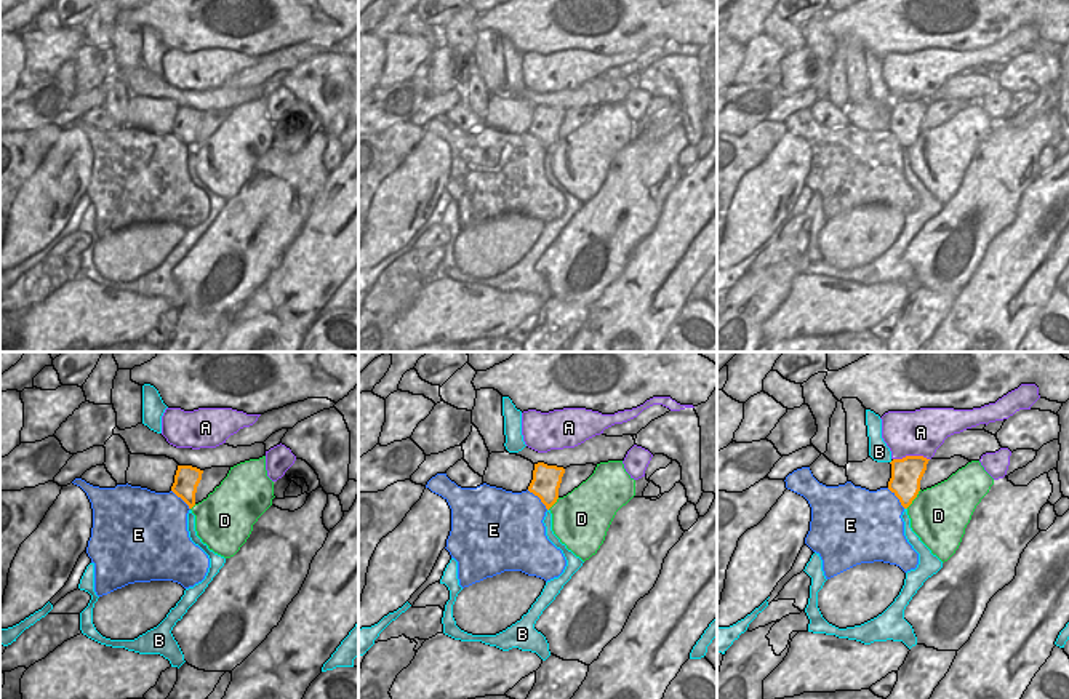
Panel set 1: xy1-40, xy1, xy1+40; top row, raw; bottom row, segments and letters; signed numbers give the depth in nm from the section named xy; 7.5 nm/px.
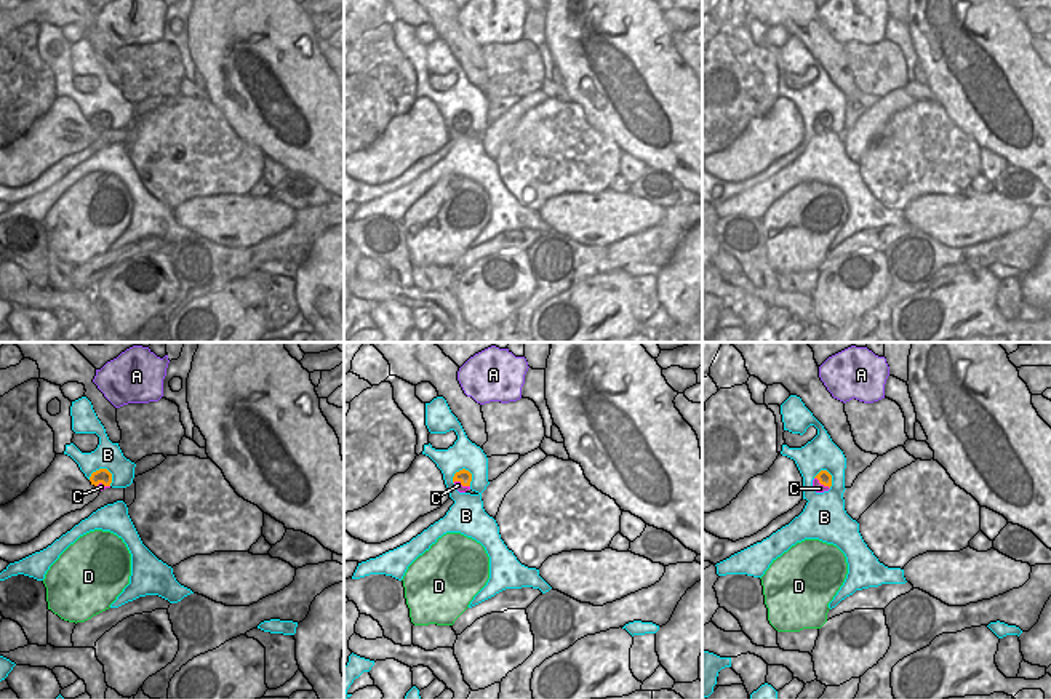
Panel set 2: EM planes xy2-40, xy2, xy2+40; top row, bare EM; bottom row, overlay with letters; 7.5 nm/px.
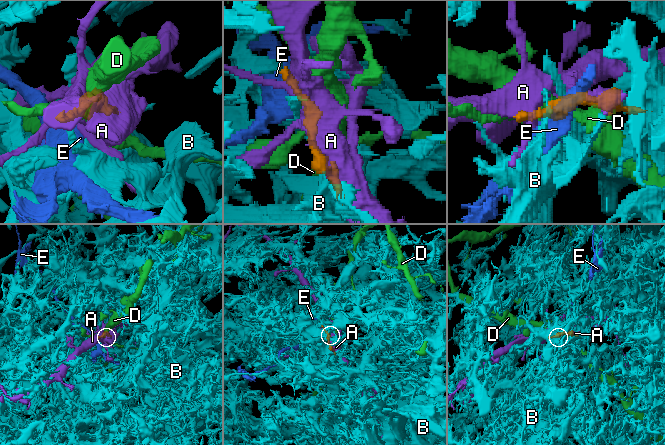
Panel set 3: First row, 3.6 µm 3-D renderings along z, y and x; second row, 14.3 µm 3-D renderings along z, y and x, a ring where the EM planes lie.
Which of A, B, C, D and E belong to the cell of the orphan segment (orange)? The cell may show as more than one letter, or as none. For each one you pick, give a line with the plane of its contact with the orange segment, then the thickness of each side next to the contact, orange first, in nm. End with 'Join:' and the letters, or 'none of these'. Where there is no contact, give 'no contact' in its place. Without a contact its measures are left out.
C: meets orange in xy2; 100 nm thick on the orange side, 50 nm on the other
Join: C

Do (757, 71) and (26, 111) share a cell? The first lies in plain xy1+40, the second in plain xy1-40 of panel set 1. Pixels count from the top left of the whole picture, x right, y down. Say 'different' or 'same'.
different

